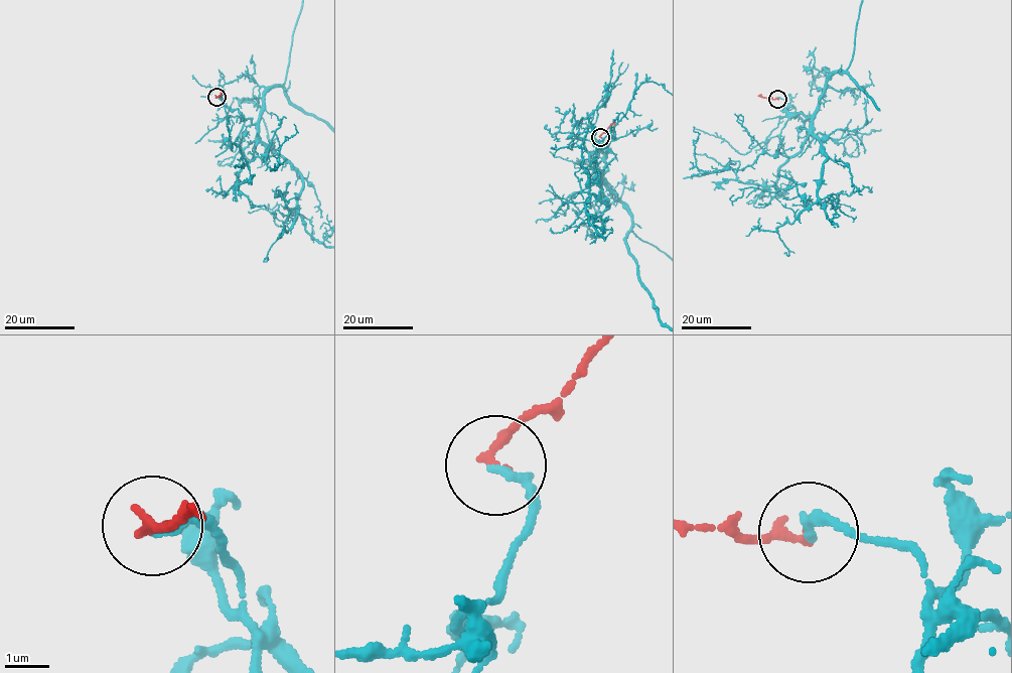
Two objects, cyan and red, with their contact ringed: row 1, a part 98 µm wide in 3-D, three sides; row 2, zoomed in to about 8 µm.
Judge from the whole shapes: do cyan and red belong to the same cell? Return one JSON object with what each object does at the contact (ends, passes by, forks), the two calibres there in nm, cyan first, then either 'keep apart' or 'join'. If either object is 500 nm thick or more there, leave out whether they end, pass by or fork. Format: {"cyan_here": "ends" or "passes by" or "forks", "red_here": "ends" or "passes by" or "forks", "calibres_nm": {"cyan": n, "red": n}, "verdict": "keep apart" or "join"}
{"cyan_here": "ends", "red_here": "ends", "calibres_nm": {"cyan": 180, "red": 240}, "verdict": "keep apart"}

